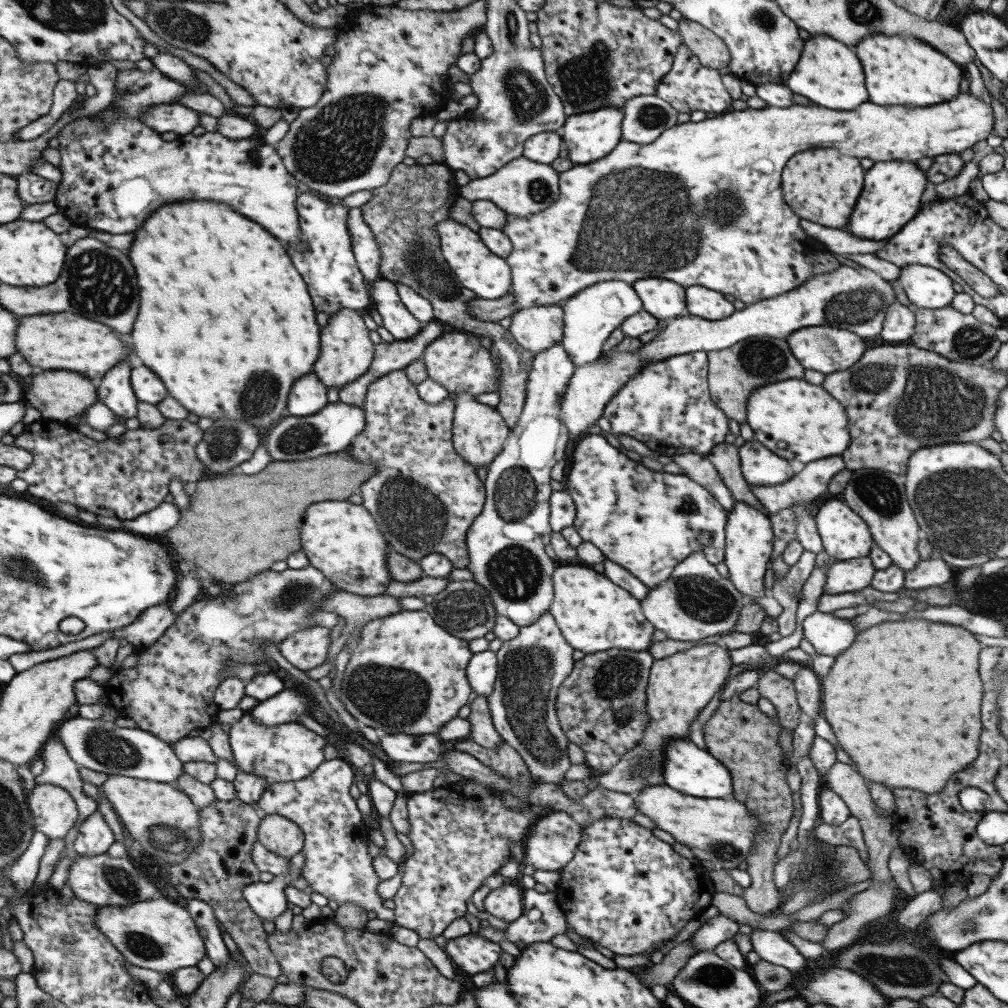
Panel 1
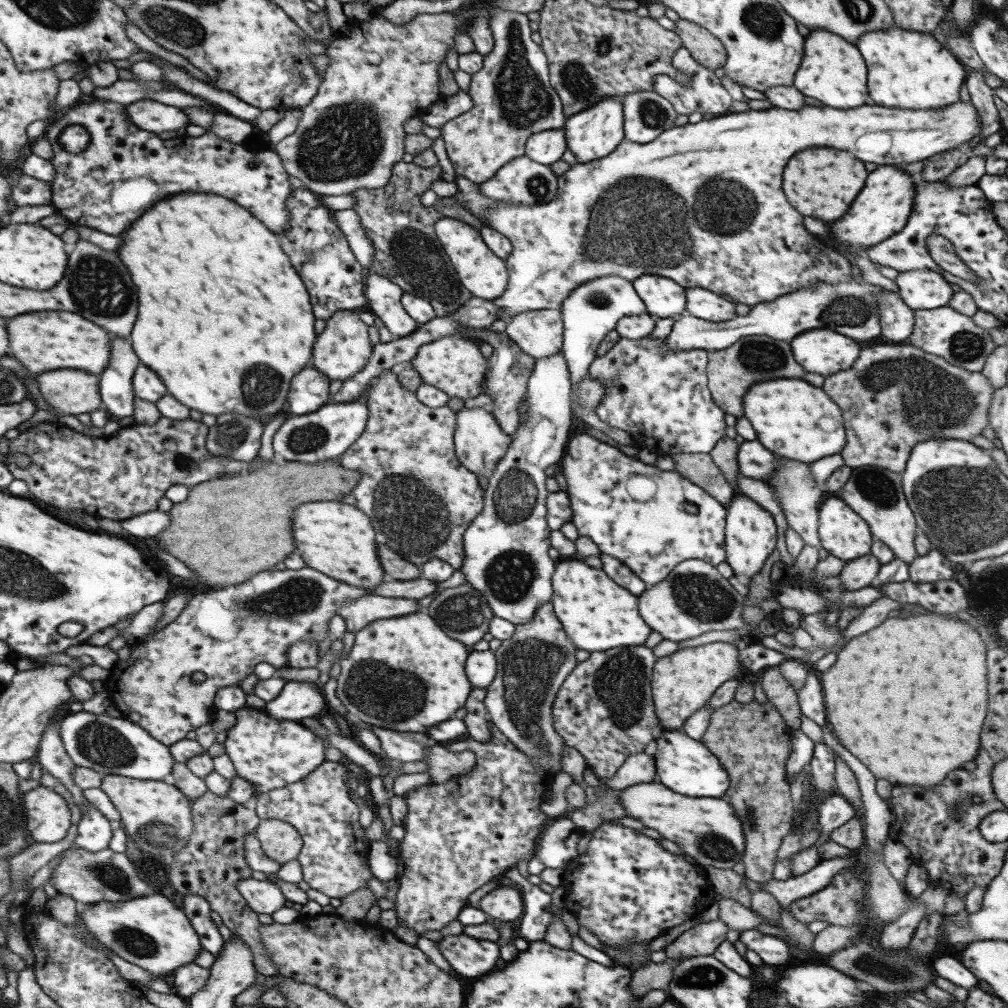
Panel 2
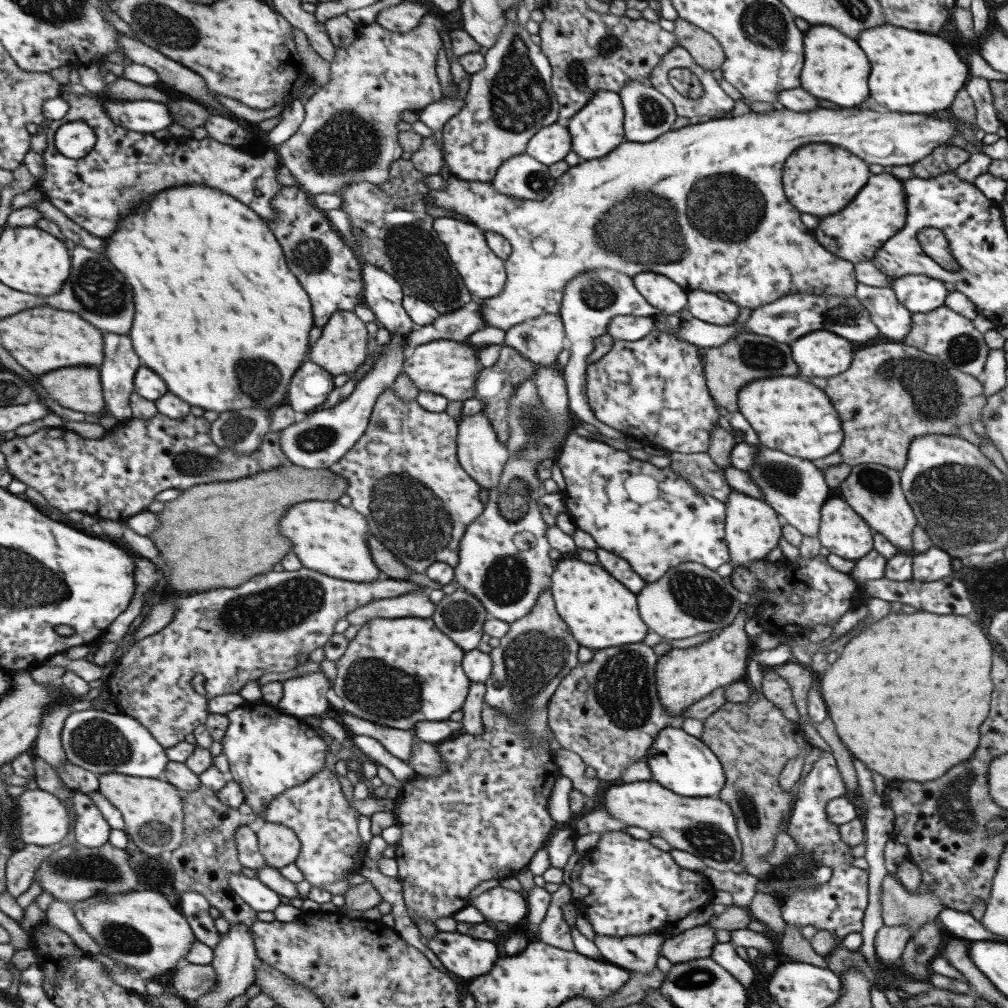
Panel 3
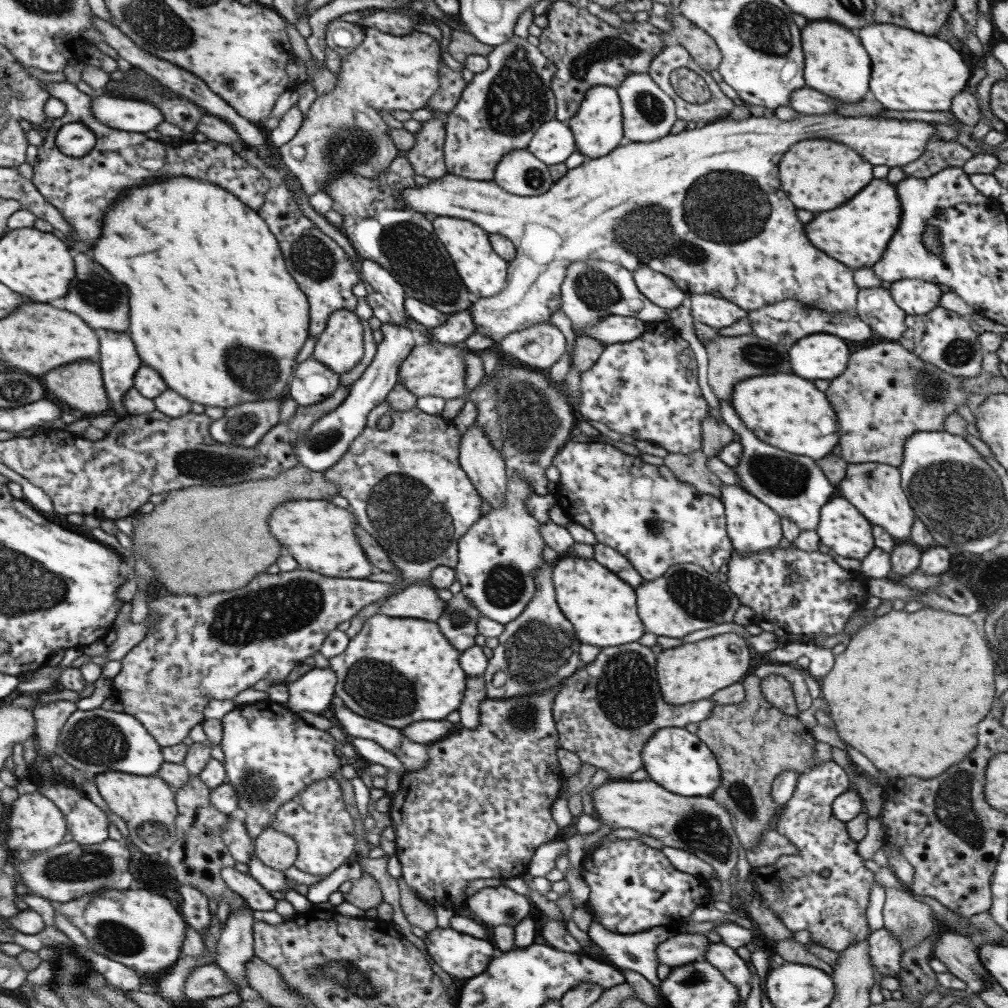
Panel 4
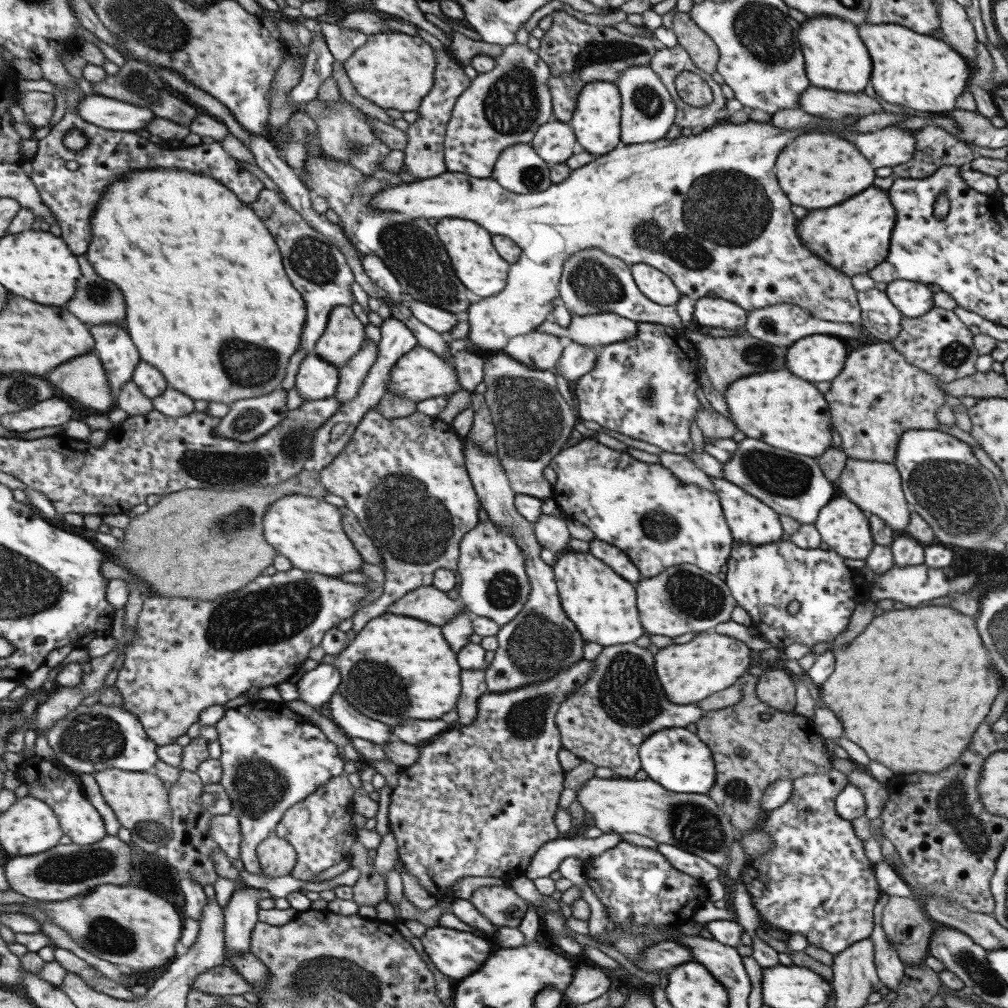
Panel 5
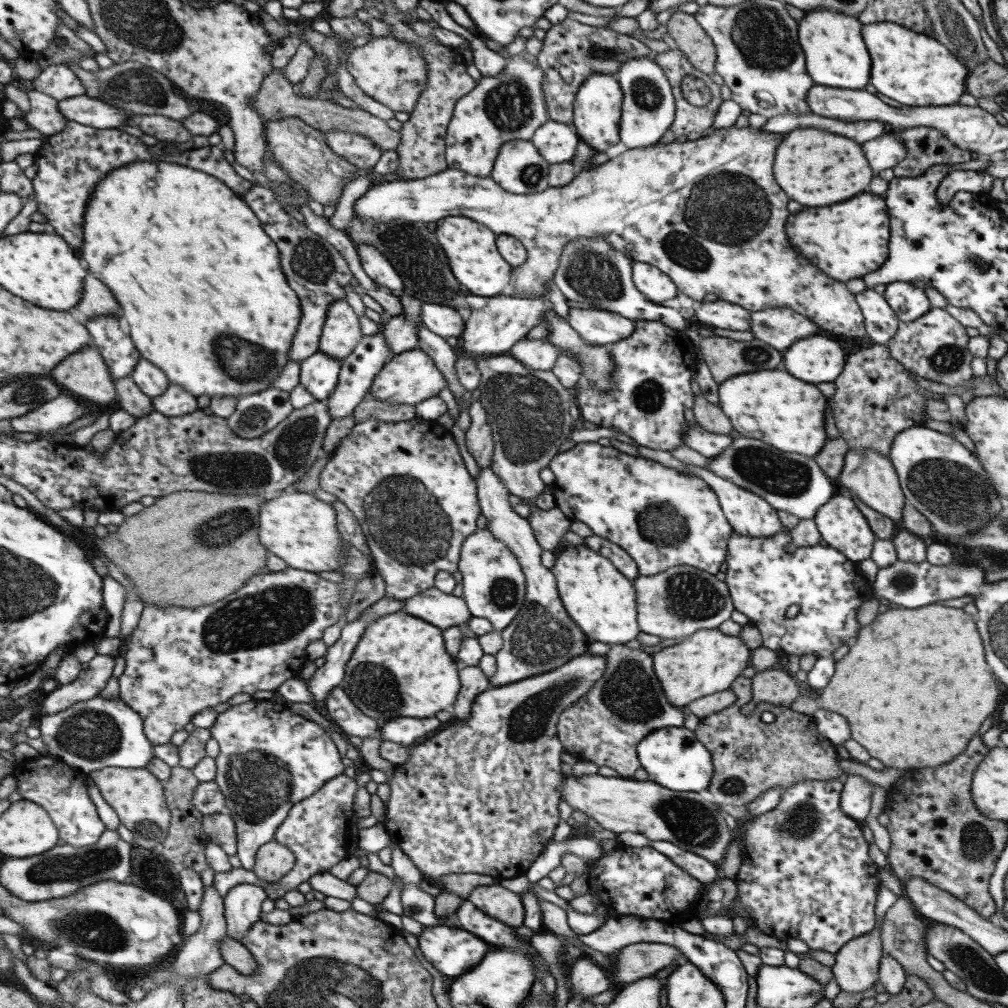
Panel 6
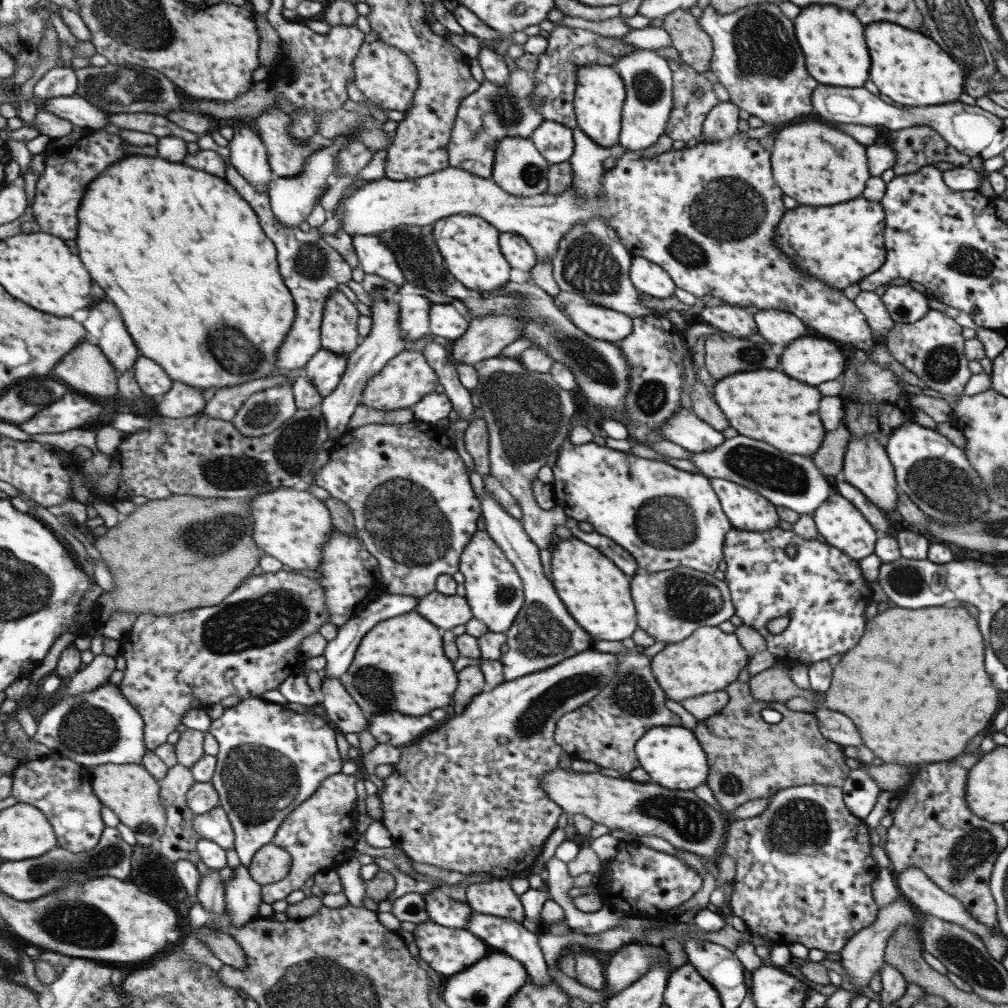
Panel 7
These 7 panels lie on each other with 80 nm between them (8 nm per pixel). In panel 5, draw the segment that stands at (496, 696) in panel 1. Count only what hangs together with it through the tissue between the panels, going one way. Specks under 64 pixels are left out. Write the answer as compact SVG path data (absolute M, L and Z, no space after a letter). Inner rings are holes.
M470 438L463 439L463 464L472 487L477 495L480 508L487 513L492 524L500 524L513 537L524 556L525 572L530 586L527 601L521 610L494 634L498 647L489 667L483 669L489 693L500 693L531 683L547 680L564 668L582 659L583 640L575 626L563 614L557 596L556 582L552 571L556 553L541 548L532 532L532 523L524 519L513 504L515 493L495 454L487 455Z

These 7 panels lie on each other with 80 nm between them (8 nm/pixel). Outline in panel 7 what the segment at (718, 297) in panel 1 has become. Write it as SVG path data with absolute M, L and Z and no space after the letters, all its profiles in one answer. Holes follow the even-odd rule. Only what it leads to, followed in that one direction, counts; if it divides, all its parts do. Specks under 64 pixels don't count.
M725 303L717 306L703 306L697 311L699 318L705 324L729 333L735 338L751 336L757 332L753 324L752 312L745 307Z

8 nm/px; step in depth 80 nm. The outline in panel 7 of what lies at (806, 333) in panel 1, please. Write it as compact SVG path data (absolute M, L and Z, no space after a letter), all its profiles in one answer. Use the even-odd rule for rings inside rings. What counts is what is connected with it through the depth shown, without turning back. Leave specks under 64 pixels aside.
M797 338L779 356L781 372L809 386L835 380L848 366L839 345L828 338Z

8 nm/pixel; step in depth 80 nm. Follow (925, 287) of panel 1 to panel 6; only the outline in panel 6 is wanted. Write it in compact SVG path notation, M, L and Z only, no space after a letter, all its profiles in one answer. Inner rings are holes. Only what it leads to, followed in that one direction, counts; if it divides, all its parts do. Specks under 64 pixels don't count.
M907 282L886 284L883 298L895 313L897 321L901 322L919 319L931 307L925 293Z

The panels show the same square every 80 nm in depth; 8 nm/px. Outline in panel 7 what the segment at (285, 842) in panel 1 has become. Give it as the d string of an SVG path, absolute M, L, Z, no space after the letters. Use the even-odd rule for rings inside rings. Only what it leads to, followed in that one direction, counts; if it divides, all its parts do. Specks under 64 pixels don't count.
M265 844L255 851L246 870L250 878L261 886L282 880L291 866L291 857L283 849Z

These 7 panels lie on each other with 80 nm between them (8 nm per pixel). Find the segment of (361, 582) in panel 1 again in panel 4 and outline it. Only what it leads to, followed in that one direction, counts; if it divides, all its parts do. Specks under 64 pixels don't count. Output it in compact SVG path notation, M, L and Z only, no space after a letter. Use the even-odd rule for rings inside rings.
M295 499L283 502L271 512L271 536L287 550L299 569L321 576L341 579L365 579L372 573L371 564L363 554L354 535L356 520L347 508L339 508L329 500Z

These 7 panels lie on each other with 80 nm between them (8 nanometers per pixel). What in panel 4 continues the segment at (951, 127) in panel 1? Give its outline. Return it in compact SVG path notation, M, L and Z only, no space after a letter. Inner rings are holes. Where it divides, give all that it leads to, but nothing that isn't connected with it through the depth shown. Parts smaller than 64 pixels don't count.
M799 116L791 122L779 122L777 118L761 118L751 117L746 120L731 120L724 118L723 120L713 121L710 124L705 124L701 128L695 127L691 130L683 130L680 133L673 135L667 134L657 140L651 142L626 142L619 144L611 152L605 156L595 157L592 159L586 158L583 163L575 168L566 169L566 173L556 180L547 192L537 196L515 196L510 192L505 192L498 184L492 180L471 180L463 178L459 175L445 174L441 178L431 179L426 185L417 185L413 188L404 188L400 190L400 202L404 206L409 206L415 212L425 214L431 212L435 216L446 216L468 220L477 227L482 228L488 234L496 234L508 238L515 247L516 253L513 260L507 262L506 266L506 281L504 287L492 297L477 297L472 300L468 307L471 314L471 321L475 327L475 333L485 335L491 338L493 343L499 343L501 339L511 332L523 330L529 326L538 324L539 322L548 321L552 312L560 308L560 284L564 279L564 272L569 268L571 263L584 261L587 259L603 259L609 263L619 264L620 267L633 272L637 267L648 266L655 272L660 272L668 276L679 290L682 290L687 296L691 294L713 294L717 292L721 298L736 304L744 311L757 310L767 304L773 304L780 300L793 299L819 310L831 312L850 312L856 311L856 294L857 286L852 279L852 270L845 264L837 262L834 258L823 254L820 250L808 242L804 230L801 228L801 222L795 218L795 208L793 204L787 200L787 196L781 192L779 188L779 178L777 178L777 160L781 158L781 154L795 142L799 140L809 140L809 138L827 138L827 140L835 140L841 142L849 148L853 148L863 160L867 160L873 166L893 166L902 167L904 164L913 162L925 148L925 144L931 135L935 134L935 127L929 122L918 122L917 120L875 120L875 118L867 118L867 116L857 116L857 118L841 118L841 116Z

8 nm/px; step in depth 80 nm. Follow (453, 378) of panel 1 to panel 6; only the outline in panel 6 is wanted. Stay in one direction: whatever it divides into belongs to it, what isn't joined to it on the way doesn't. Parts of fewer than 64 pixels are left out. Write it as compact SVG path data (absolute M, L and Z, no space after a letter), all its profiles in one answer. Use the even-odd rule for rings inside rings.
M415 348L392 356L374 376L369 393L375 400L413 405L437 396L441 389L447 388L445 380L447 379L443 379L442 373L435 368L429 356Z

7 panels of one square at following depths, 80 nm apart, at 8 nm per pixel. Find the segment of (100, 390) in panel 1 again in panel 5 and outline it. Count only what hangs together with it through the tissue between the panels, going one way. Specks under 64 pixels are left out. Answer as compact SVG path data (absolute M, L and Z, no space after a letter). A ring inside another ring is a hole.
M91 326L95 352L105 371L105 378L115 398L121 386L132 381L135 365L140 362L137 350L129 336L117 326Z

